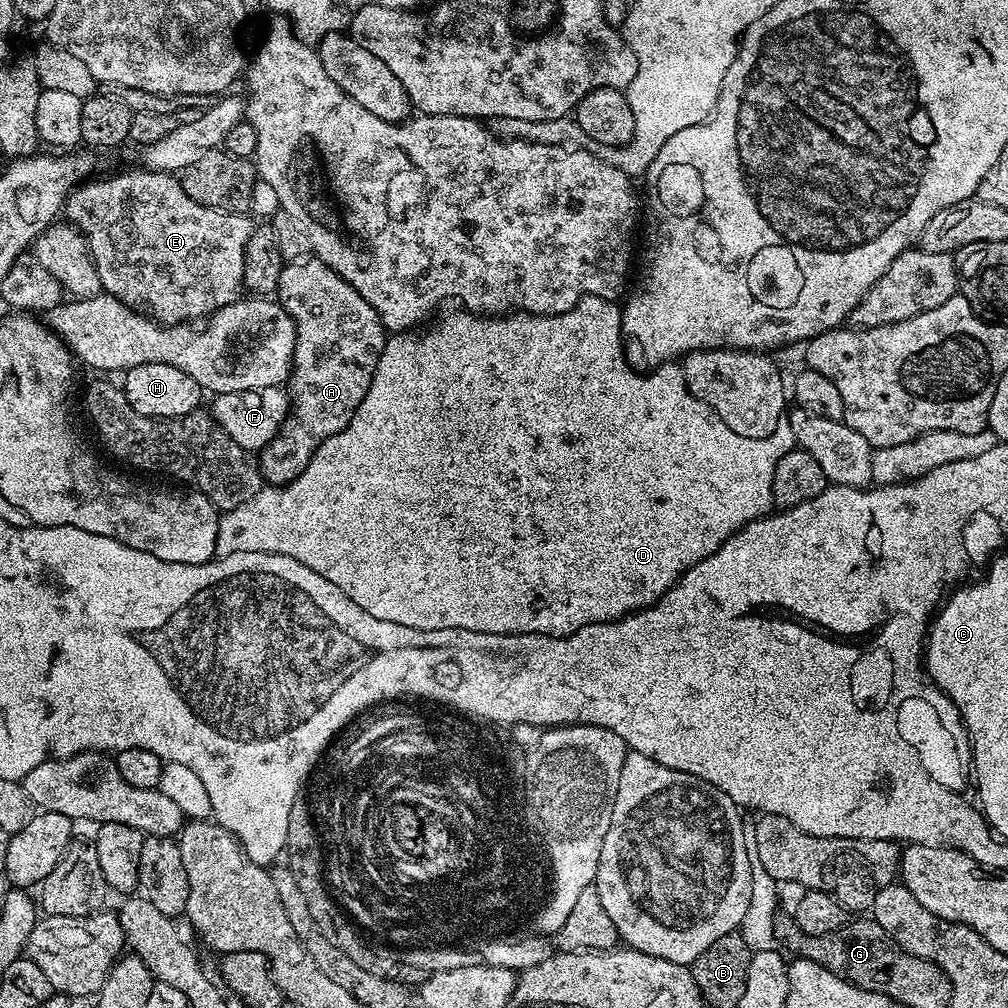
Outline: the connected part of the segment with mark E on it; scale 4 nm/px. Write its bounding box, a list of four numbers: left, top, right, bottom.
[63,166,254,325]

